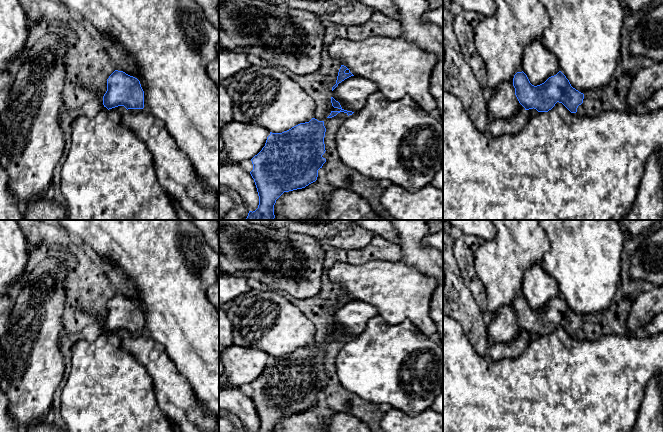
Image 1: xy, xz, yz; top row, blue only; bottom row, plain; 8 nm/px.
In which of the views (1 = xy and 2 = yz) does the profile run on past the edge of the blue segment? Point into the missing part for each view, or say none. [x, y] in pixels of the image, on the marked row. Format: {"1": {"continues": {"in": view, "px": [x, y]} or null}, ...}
{"1": {"continues": null}, "2": {"continues": null}}

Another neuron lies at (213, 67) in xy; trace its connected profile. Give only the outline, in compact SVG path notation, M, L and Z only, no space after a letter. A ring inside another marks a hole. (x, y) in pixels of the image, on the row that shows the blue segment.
M219 53L215 59L208 64L207 74L211 80L219 87Z

